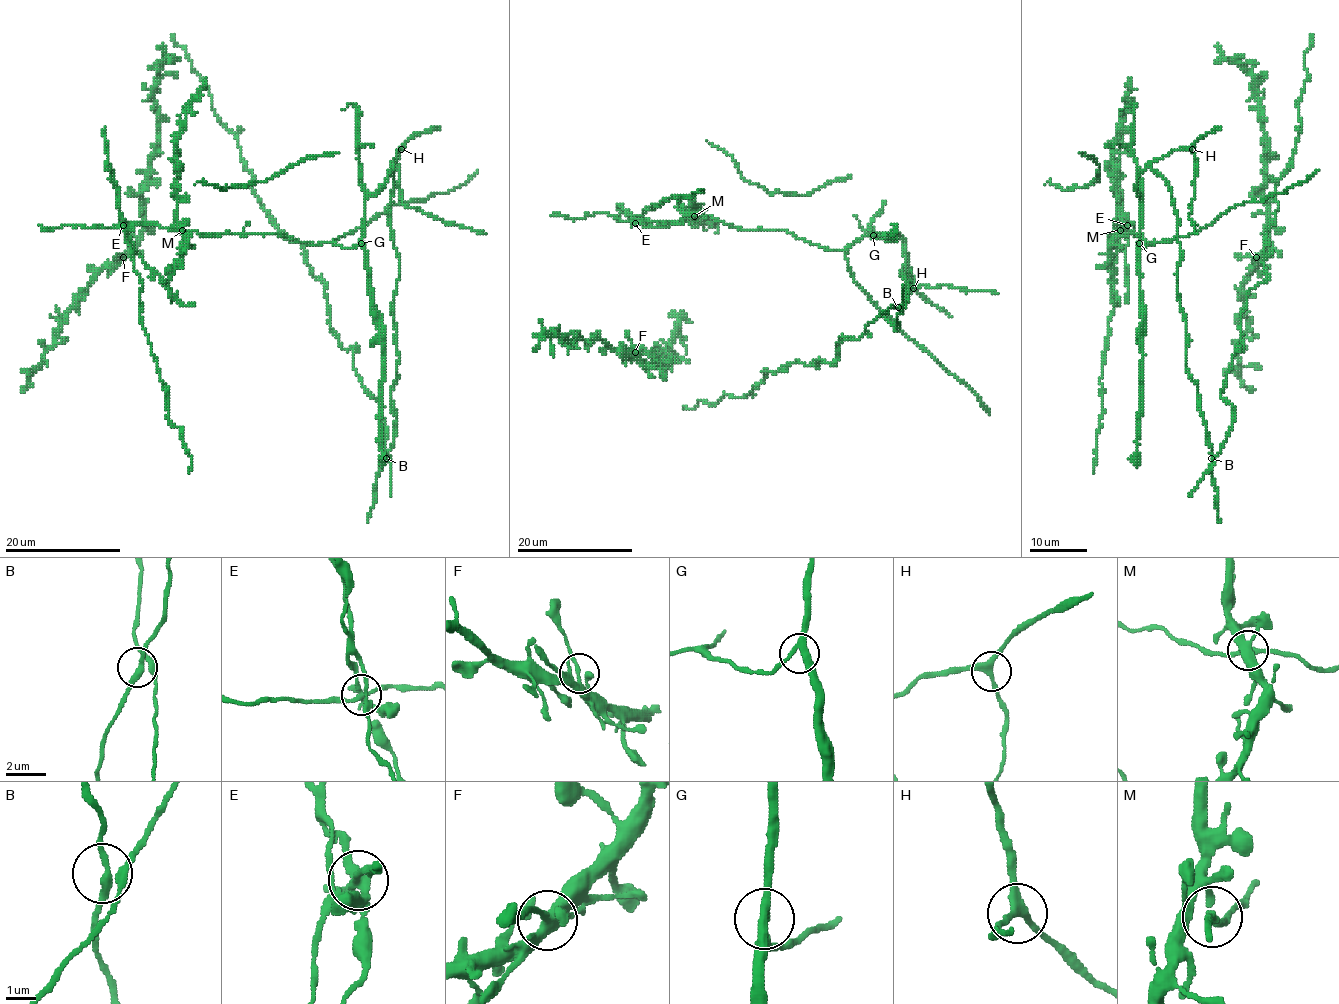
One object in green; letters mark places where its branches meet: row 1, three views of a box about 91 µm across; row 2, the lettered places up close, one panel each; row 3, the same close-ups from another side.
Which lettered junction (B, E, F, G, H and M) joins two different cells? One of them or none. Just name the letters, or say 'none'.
E

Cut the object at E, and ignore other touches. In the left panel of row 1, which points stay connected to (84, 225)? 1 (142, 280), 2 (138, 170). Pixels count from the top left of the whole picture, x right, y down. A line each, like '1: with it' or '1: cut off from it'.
1: cut off from it
2: with it

